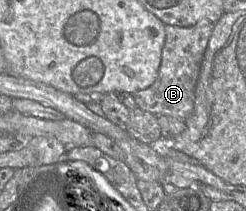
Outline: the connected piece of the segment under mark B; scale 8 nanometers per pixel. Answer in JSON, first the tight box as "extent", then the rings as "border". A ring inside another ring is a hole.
{"extent":[132,22,214,121],"border":[[[202,22],[191,27],[165,25],[166,38],[158,77],[147,89],[132,93],[138,108],[155,116],[168,115],[181,121],[191,116],[200,69],[214,24]]]}

